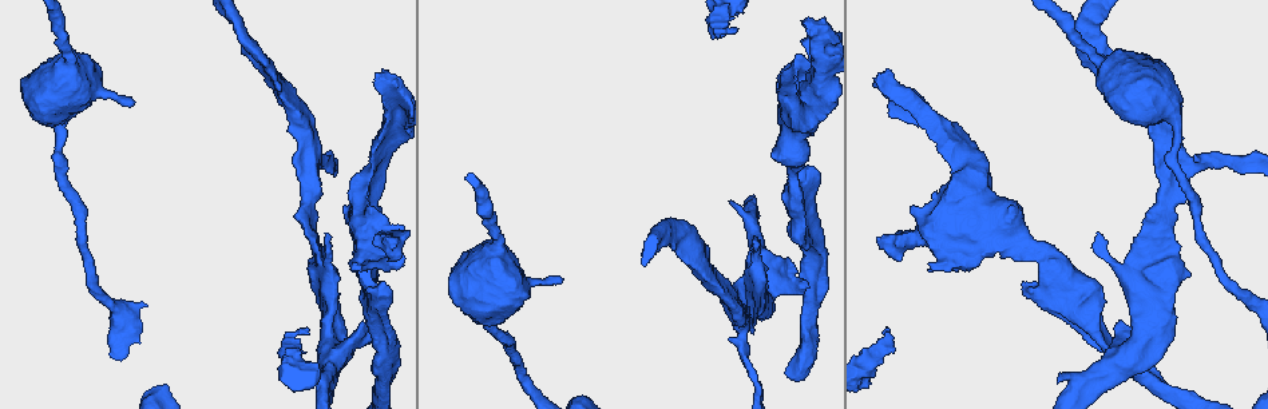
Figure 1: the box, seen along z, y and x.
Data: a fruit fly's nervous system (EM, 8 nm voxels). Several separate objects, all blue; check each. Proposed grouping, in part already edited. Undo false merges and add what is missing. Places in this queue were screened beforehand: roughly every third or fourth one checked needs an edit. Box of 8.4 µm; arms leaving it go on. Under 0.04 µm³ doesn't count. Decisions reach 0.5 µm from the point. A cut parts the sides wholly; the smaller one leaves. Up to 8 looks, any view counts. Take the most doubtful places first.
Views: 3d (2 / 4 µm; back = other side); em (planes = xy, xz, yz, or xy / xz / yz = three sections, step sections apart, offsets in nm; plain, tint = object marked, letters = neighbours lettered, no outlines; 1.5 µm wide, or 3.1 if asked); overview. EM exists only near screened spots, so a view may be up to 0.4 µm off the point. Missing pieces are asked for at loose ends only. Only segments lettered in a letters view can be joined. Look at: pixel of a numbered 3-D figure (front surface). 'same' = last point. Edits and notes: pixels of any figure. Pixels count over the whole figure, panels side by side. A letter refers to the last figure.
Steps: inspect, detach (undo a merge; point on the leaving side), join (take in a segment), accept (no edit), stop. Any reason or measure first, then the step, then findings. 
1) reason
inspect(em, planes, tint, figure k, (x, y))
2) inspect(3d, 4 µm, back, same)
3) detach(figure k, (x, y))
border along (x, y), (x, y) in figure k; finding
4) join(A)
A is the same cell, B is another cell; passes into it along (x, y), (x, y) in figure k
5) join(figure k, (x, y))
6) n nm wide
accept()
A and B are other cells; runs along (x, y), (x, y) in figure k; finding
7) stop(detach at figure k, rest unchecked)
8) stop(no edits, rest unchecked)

an open end
inspect(em, planes, letters, figure 1, (805, 20))

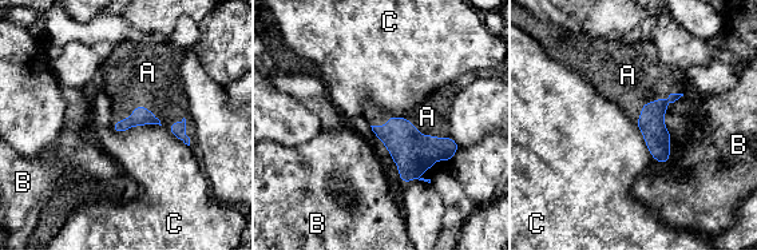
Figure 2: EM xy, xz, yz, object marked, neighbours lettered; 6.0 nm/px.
join(A)
A is the same cell, B and C are other cells; passes into it along (652, 124), (654, 102), (627, 75) in figure 2; it goes on there

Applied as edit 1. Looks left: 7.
thick turns thin
inspect(3d, 2 µm, figure 1, (531, 394))

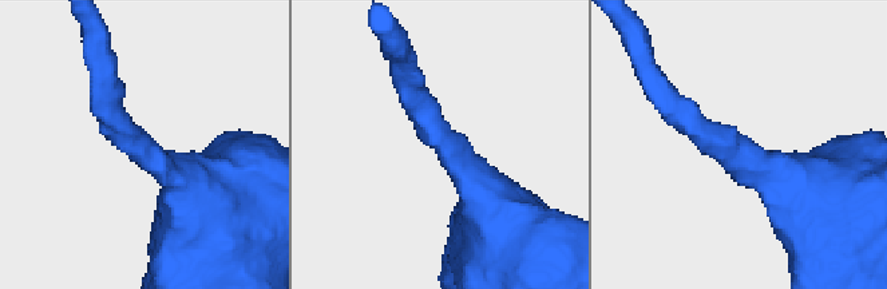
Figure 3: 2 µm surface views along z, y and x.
arms of 200, 400 nm; need the tissue
inspect(em, xy, step 4, tint, figure 3, (142, 151))

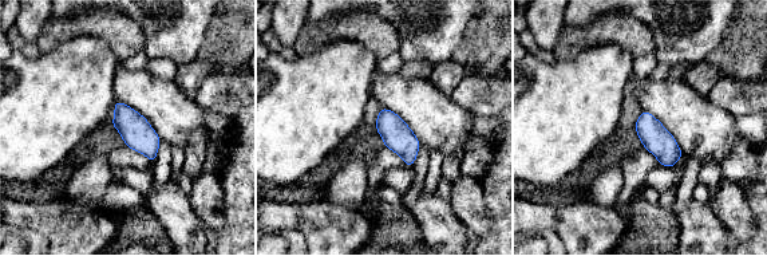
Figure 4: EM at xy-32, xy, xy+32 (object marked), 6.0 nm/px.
inspect(em, xz, step 8, letters, same)

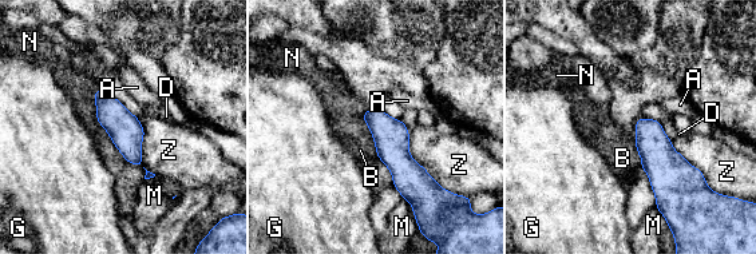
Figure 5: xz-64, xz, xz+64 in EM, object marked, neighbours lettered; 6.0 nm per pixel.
accept()
A, B, D, G, M, N and Z are other cells; runs along (365, 115), (424, 190) in figure 5; continuous, no second cell

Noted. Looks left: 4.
inspect(overview)

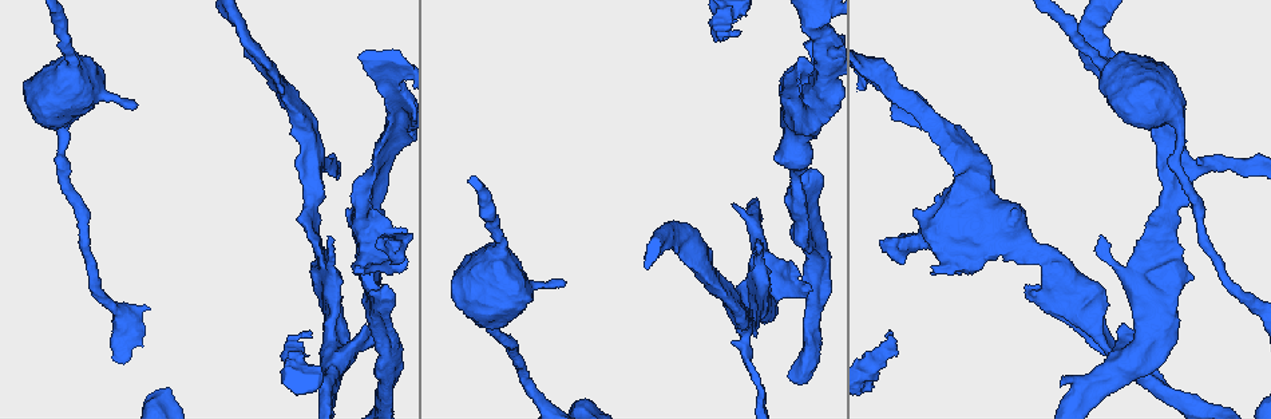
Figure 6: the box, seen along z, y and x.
a fork
inspect(3d, 4 µm, figure 6, (331, 364))

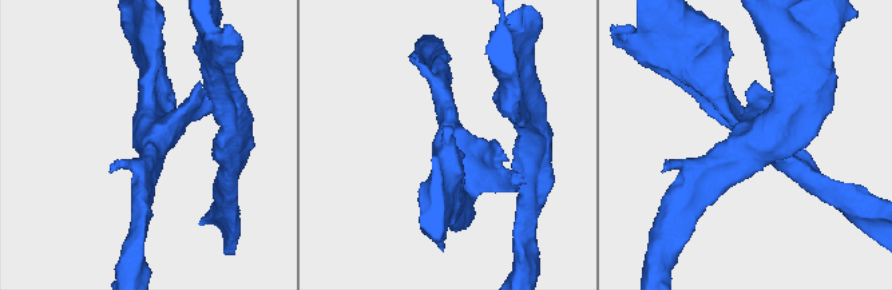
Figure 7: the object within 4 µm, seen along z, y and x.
need the tissue
inspect(em, xz, step 8, tint, figure 7, (153, 145))

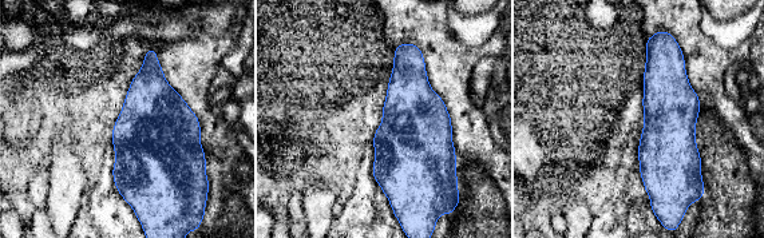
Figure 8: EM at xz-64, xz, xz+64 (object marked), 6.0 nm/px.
inspect(em, planes, letters, same)

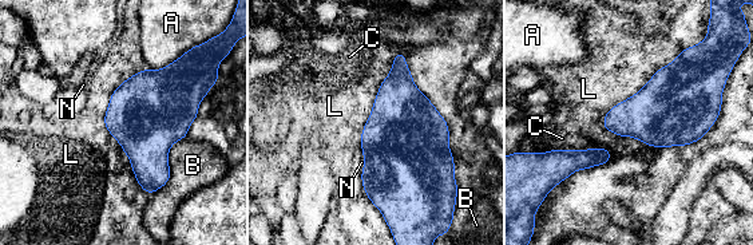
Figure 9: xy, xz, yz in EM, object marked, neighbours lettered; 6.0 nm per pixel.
B touches over 420 nm
accept()
A, B, C, L and N are other cells; border along (643, 86), (603, 117), (607, 131) in figure 9; one cell here

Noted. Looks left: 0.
stop(join at figure 2, rest unchecked)

